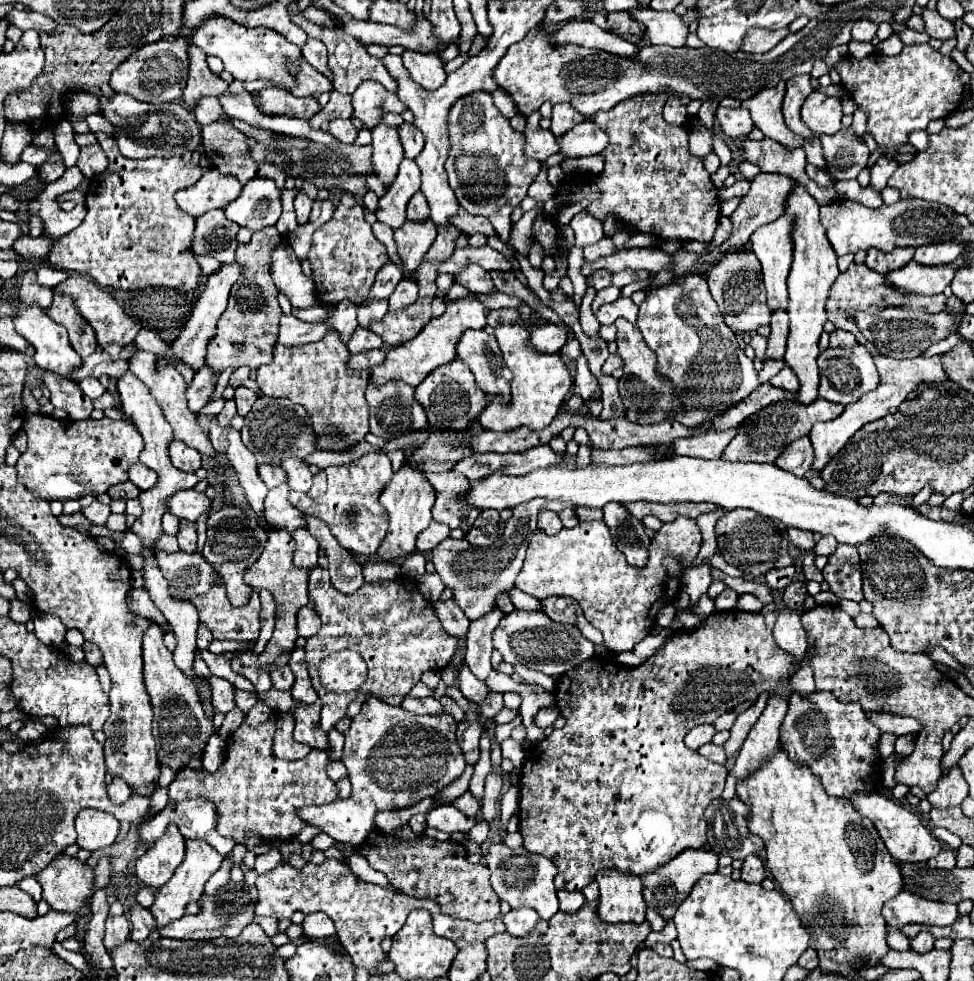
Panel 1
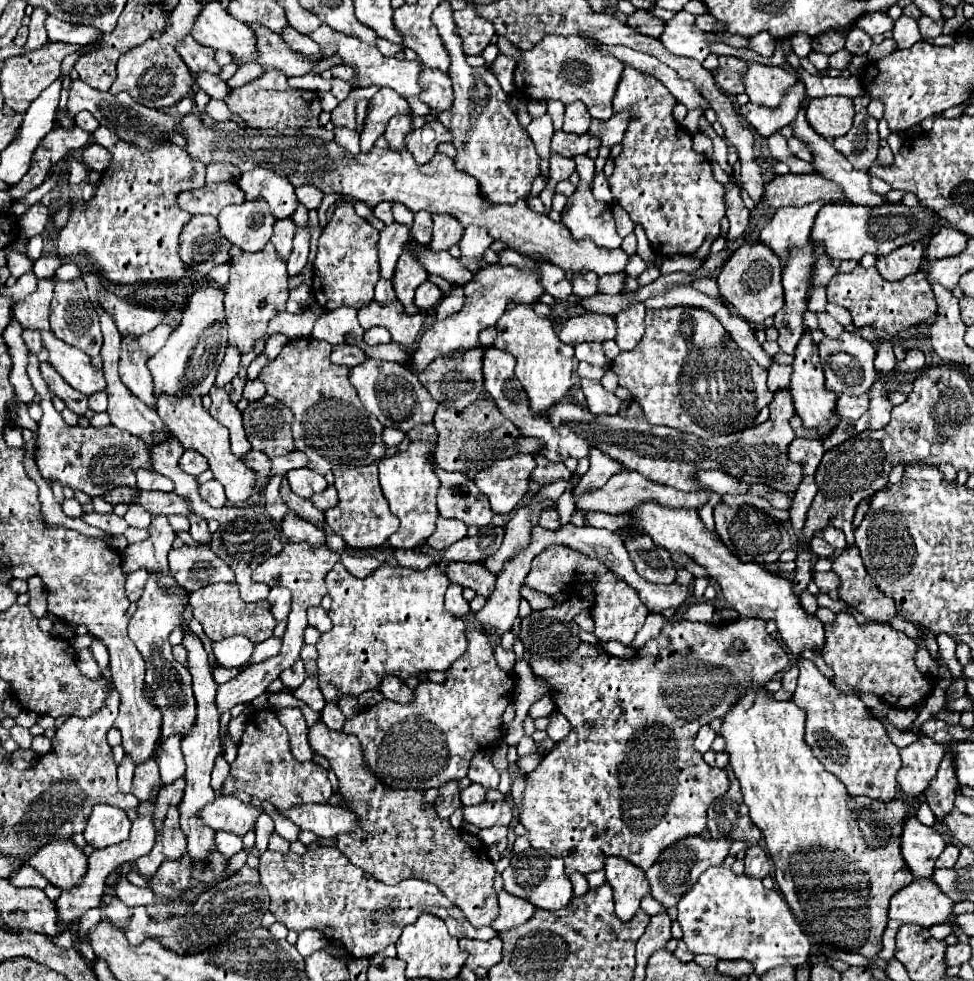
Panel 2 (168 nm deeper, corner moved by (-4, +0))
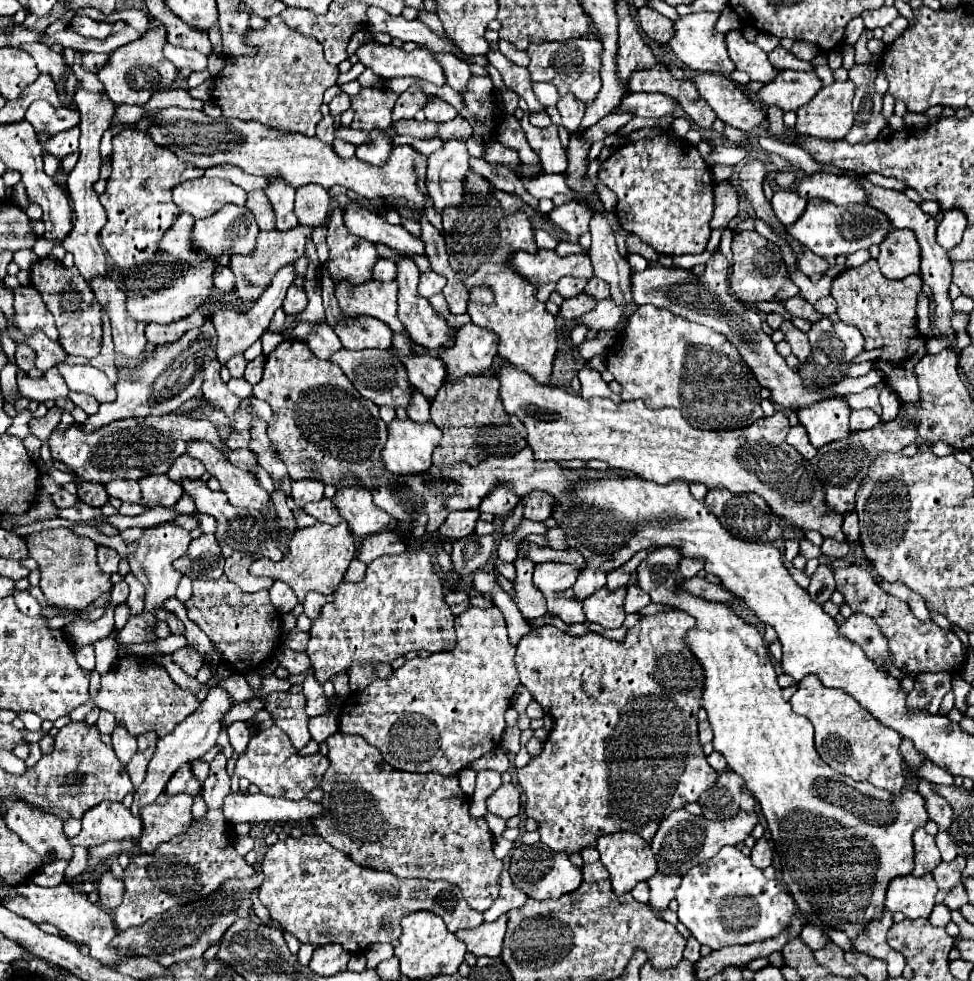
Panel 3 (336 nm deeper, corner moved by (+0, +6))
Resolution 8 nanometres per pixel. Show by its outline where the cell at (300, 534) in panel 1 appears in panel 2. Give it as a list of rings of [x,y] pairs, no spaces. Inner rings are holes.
[[[293,511],[285,515],[281,529],[289,541],[307,541],[311,547],[325,545],[325,531],[313,527],[309,521],[301,519]]]

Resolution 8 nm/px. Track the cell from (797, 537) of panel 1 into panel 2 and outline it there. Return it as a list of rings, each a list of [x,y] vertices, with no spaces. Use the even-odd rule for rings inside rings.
[[[813,537],[811,539],[811,551],[817,555],[817,557],[831,557],[835,551],[825,543],[823,537]]]

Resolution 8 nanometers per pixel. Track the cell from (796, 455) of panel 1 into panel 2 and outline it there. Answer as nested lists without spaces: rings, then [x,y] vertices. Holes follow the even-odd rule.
[[[793,439],[789,445],[789,461],[803,467],[803,475],[815,475],[815,469],[823,457],[825,449],[819,439]]]

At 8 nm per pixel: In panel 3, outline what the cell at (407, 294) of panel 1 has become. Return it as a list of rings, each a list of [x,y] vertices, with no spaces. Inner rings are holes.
[[[427,271],[427,273],[421,273],[421,281],[419,281],[419,293],[421,297],[431,297],[435,293],[441,293],[443,287],[445,287],[445,277],[443,275],[437,275],[435,271]]]

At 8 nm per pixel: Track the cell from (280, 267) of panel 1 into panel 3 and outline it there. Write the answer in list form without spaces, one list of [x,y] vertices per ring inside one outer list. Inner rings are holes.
[[[251,191],[245,207],[255,215],[259,229],[273,229],[273,209],[263,191]]]

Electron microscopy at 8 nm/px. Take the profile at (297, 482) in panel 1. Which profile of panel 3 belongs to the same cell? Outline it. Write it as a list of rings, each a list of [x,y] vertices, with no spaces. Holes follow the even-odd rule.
[[[293,481],[291,497],[299,509],[303,509],[311,501],[323,499],[323,485],[317,481]]]

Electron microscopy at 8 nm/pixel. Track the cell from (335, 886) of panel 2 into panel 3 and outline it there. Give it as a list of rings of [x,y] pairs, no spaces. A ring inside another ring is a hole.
[[[303,833],[297,839],[289,837],[285,841],[277,841],[273,847],[267,847],[267,853],[263,857],[263,873],[265,873],[265,881],[261,885],[259,899],[269,909],[271,919],[277,921],[283,931],[295,935],[299,943],[309,943],[315,949],[325,947],[329,943],[339,943],[349,953],[357,953],[373,943],[393,943],[395,939],[401,937],[401,925],[399,925],[401,919],[415,911],[433,911],[435,915],[443,917],[451,933],[483,923],[481,913],[467,905],[457,885],[449,881],[397,879],[395,875],[383,871],[365,869],[353,863],[341,851],[333,849],[319,835]]]

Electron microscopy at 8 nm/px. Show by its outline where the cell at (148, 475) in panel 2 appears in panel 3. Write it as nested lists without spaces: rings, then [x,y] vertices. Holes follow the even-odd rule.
[[[167,475],[141,477],[139,485],[141,485],[141,495],[143,495],[141,505],[145,509],[151,509],[151,507],[173,507],[183,495],[181,485],[177,485],[175,481],[169,481]]]

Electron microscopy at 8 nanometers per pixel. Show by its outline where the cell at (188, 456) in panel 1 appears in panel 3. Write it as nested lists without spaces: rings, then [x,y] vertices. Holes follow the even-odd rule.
[[[185,455],[185,457],[179,457],[173,465],[171,465],[171,469],[167,471],[167,477],[171,479],[171,481],[175,481],[175,483],[183,483],[183,481],[187,481],[187,479],[201,479],[203,477],[203,473],[205,473],[205,467],[201,467],[201,461],[197,461],[197,459],[193,459],[193,457],[189,457],[189,455]]]

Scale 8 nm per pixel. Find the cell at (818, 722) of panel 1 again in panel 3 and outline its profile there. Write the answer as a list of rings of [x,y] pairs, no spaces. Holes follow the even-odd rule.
[[[809,675],[797,685],[797,693],[791,697],[791,707],[797,715],[803,715],[813,723],[815,747],[829,767],[855,781],[869,781],[895,795],[903,791],[905,763],[899,753],[901,735],[893,729],[885,729],[879,721],[873,721],[853,697],[841,693],[841,689],[825,689],[817,677]]]

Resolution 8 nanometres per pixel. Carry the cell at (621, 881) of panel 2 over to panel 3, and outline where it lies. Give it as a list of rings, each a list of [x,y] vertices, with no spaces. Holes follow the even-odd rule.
[[[619,831],[597,839],[597,851],[607,867],[617,895],[629,893],[639,881],[647,881],[657,871],[655,855],[637,833]]]

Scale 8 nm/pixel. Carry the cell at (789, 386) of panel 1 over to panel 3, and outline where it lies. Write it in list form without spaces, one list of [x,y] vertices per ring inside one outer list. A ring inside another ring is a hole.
[[[501,365],[497,379],[501,383],[499,397],[509,415],[517,415],[521,423],[527,427],[529,437],[527,443],[533,449],[535,461],[563,461],[563,459],[601,459],[609,463],[613,469],[633,471],[641,479],[667,483],[673,479],[683,481],[701,481],[711,487],[725,487],[731,493],[757,493],[765,499],[771,511],[781,517],[787,525],[793,525],[801,531],[819,531],[823,537],[831,537],[835,541],[845,541],[841,531],[843,515],[827,507],[823,485],[817,479],[809,461],[805,461],[791,445],[785,443],[785,435],[789,431],[789,421],[783,413],[775,413],[773,417],[763,417],[749,427],[735,431],[701,431],[691,427],[681,411],[677,409],[649,409],[643,401],[621,401],[613,403],[611,399],[583,399],[579,395],[569,395],[561,387],[541,385],[523,369],[513,365]]]

